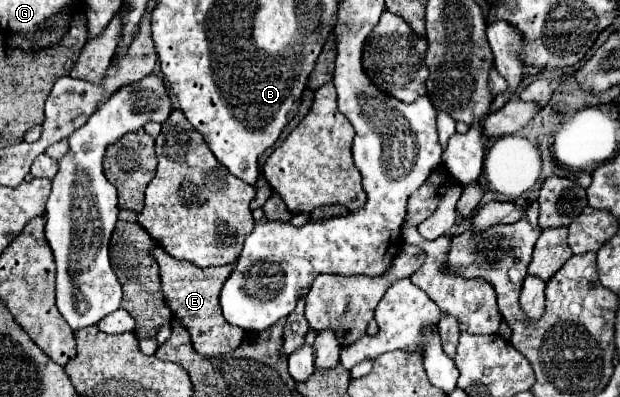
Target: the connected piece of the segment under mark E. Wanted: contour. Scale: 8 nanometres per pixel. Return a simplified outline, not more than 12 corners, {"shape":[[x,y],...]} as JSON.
{"shape":[[157,246],[161,292],[207,358],[233,352],[243,330],[219,312],[235,264],[197,268]]}

